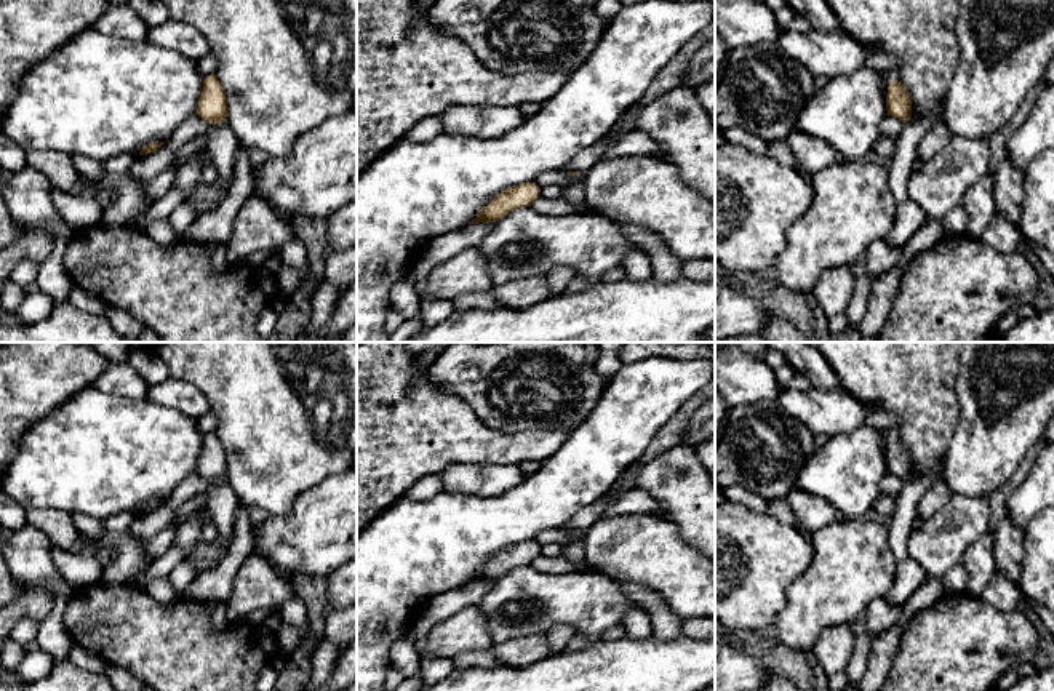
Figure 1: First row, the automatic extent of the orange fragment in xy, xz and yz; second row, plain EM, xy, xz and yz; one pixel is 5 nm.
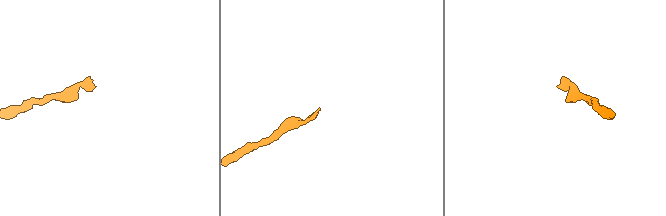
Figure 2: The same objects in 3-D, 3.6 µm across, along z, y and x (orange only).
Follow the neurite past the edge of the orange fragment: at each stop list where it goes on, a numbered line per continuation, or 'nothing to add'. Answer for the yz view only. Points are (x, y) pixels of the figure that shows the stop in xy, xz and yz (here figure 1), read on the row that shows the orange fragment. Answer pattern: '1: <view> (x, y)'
1: yz (890, 75)

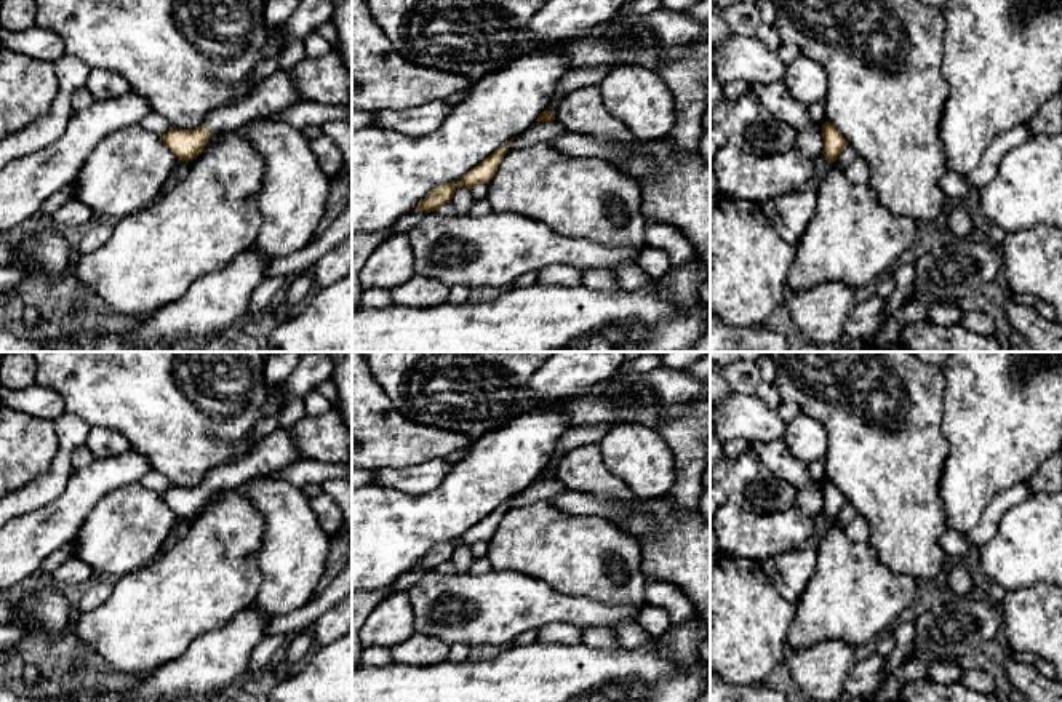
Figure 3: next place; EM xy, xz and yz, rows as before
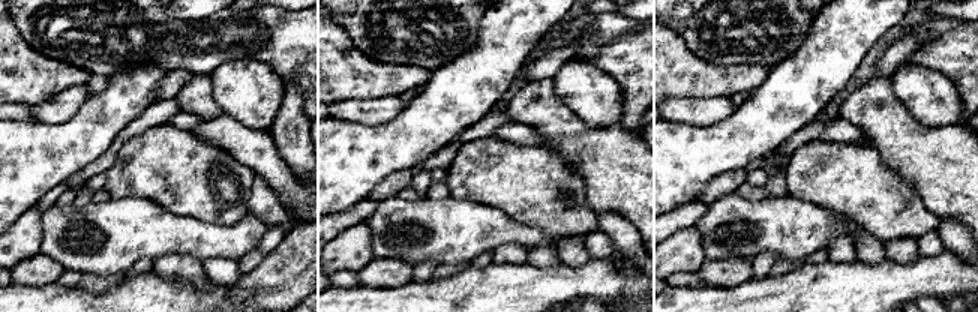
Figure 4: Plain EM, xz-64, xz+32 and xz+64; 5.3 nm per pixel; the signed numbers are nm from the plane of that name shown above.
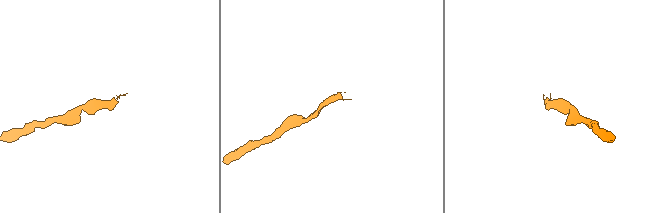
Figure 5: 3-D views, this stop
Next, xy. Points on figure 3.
1: xy (277, 91)

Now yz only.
nothing to add

